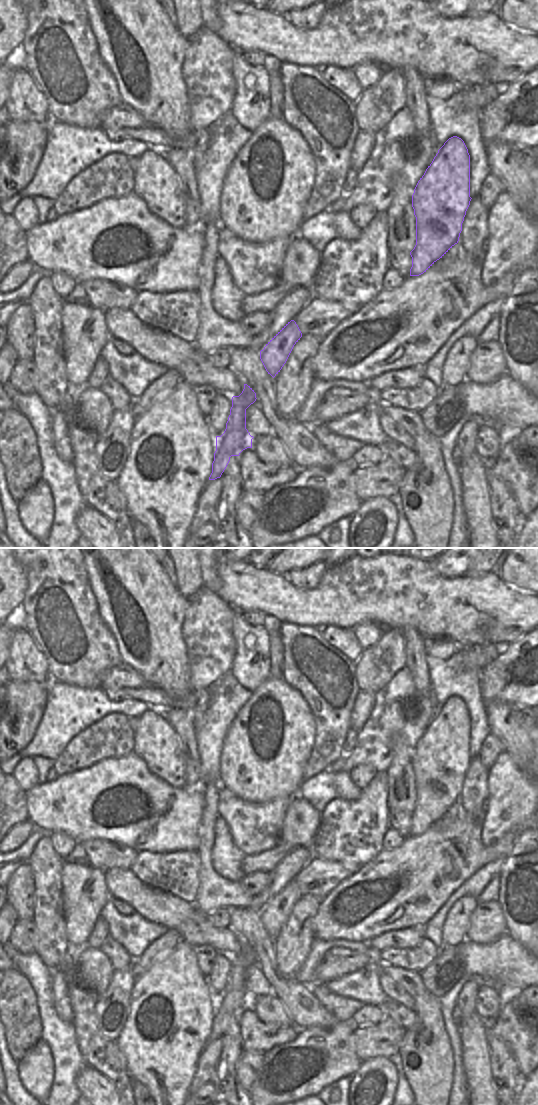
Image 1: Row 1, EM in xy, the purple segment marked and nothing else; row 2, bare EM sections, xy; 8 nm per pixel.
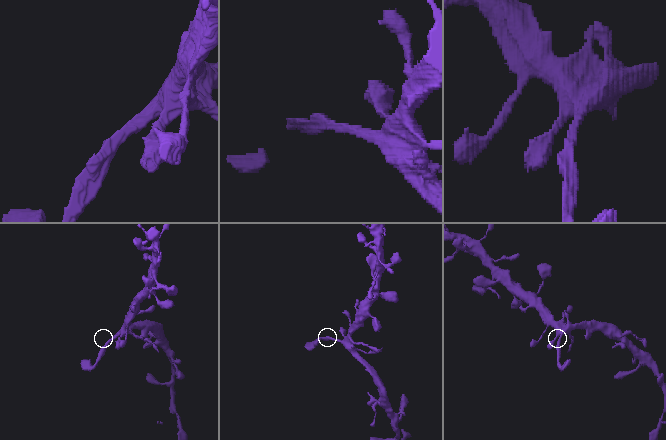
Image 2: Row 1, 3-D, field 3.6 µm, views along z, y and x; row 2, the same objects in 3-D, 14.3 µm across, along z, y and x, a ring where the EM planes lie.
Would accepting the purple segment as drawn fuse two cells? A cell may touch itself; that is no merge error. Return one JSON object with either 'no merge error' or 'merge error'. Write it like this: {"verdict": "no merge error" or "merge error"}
{"verdict": "no merge error"}

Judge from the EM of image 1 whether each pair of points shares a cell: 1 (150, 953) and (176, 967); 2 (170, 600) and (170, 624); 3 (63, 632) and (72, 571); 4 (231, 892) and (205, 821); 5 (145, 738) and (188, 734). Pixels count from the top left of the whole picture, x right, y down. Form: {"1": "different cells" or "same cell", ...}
{"1": "different cells", "2": "same cell", "3": "same cell", "4": "same cell", "5": "different cells"}

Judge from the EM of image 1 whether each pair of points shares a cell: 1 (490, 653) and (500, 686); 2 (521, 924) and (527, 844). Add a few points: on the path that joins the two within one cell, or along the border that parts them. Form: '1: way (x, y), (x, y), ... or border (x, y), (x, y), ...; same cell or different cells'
1: border (500, 647), (500, 653), (480, 672); different cells
2: way (506, 906), (505, 878), (514, 863); same cell

